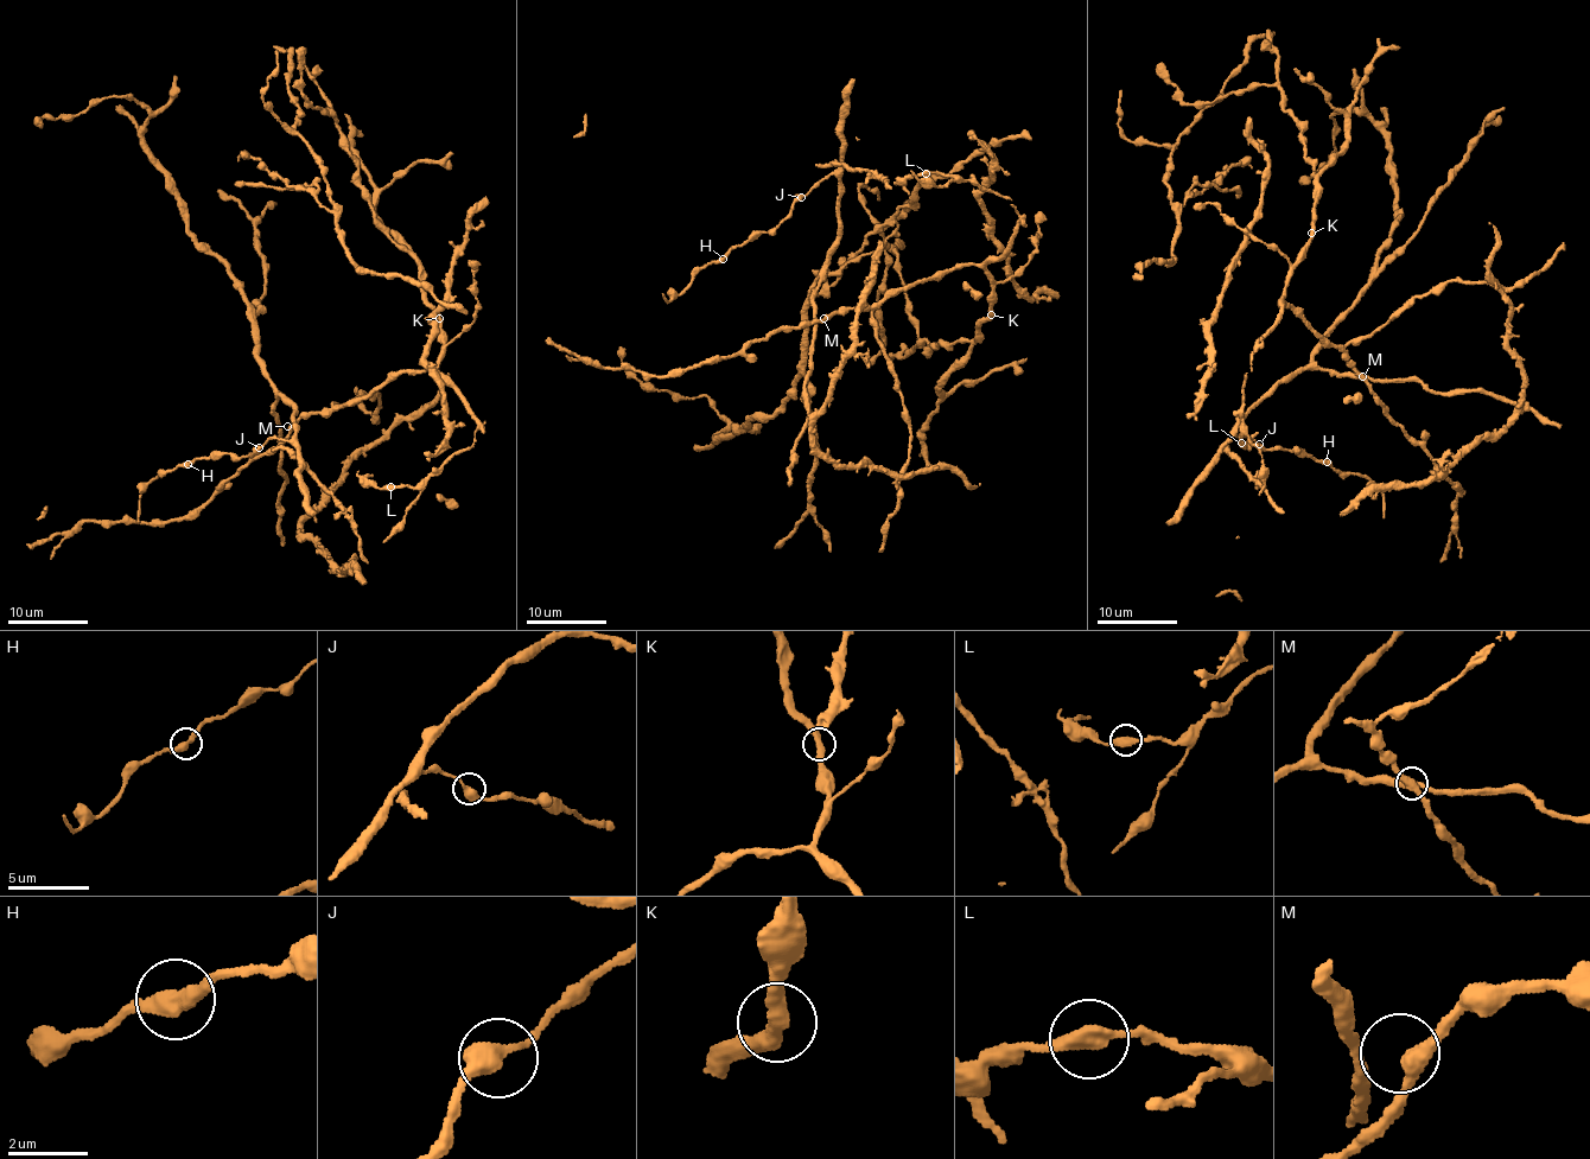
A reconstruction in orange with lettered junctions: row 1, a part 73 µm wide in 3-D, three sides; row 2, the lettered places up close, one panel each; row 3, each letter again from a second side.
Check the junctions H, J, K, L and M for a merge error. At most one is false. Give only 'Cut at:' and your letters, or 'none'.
Cut at: none

